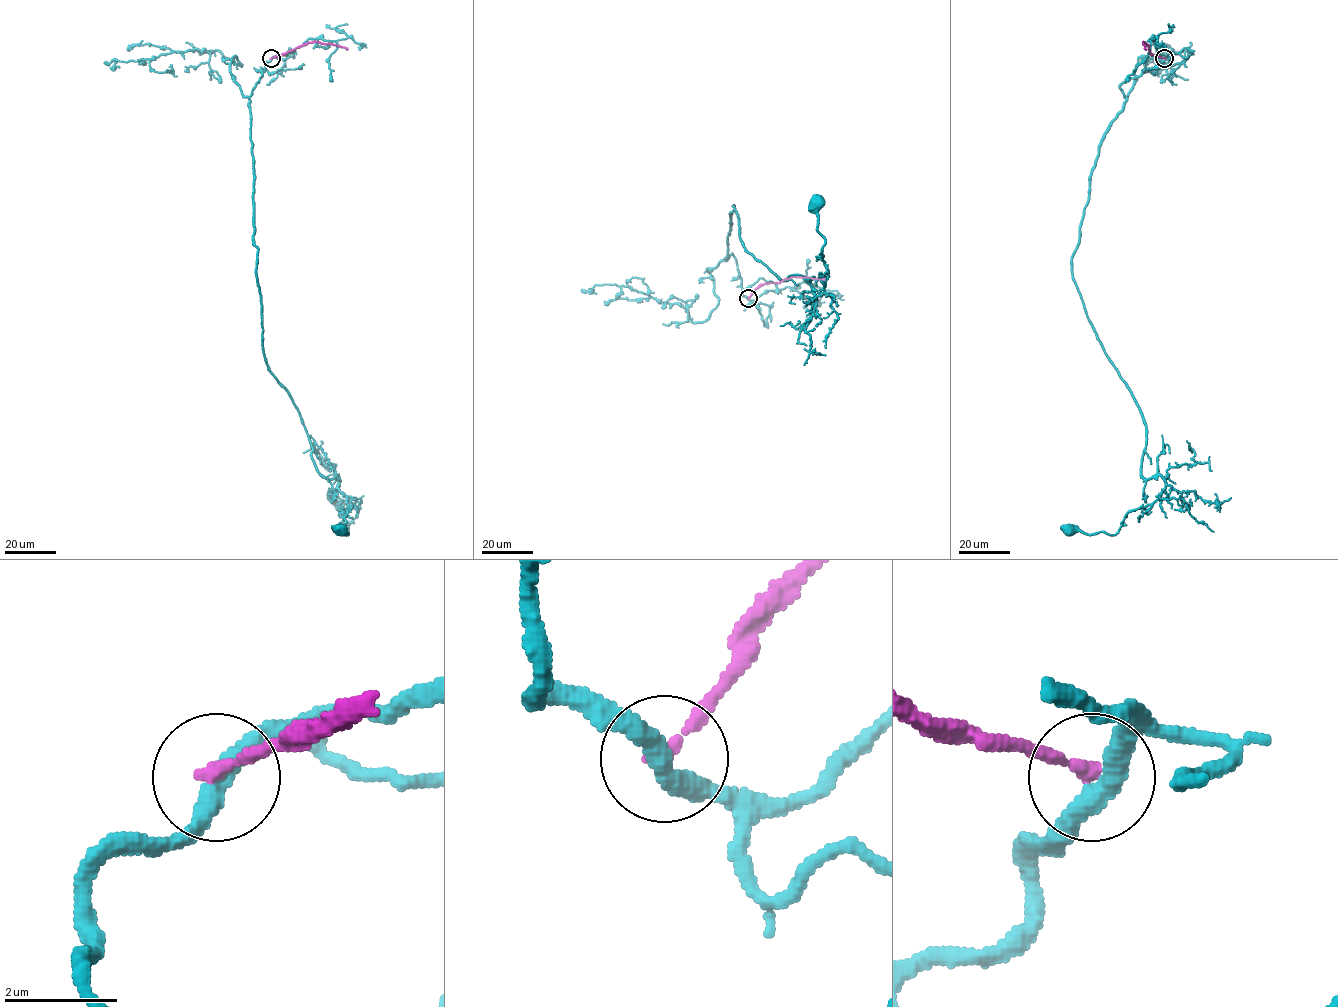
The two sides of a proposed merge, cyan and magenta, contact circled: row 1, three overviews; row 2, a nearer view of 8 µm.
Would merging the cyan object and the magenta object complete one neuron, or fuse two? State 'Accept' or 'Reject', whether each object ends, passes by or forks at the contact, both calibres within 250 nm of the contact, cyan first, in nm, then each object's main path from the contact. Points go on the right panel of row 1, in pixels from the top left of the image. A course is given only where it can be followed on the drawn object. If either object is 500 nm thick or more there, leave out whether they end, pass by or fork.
Reject. At the ring cyan passes by. At the ring magenta ends. Thickness 380 nm (cyan) against 240 nm. Course of cyan: (1165, 58), (1119, 86), (1071, 260), (1141, 413), (1141, 474), (1165, 489), (1114, 535), (1069, 531). Course of magenta: (1164, 58), (1149, 51), (1149, 46), (1142, 42), (1146, 49)

